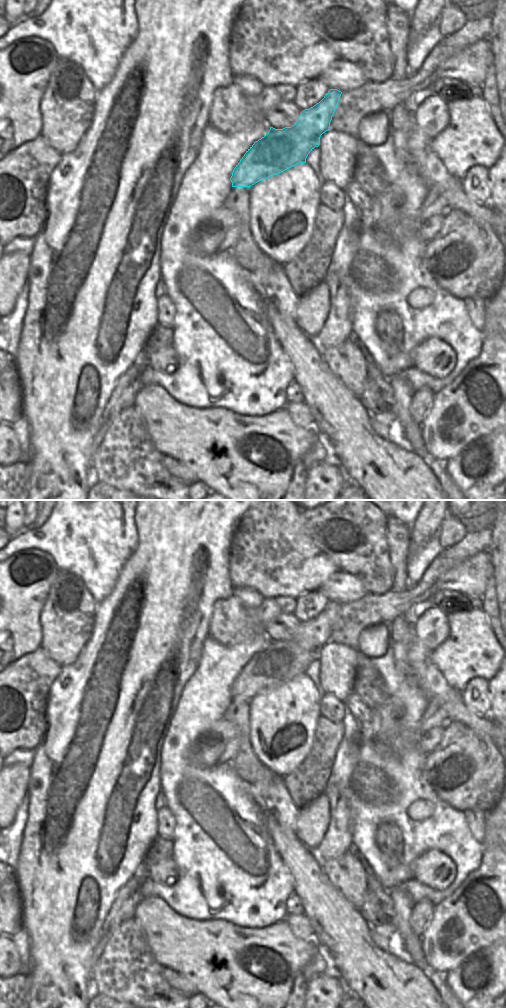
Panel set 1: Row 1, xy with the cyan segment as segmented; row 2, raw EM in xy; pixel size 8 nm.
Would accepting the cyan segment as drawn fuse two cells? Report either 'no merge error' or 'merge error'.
merge error

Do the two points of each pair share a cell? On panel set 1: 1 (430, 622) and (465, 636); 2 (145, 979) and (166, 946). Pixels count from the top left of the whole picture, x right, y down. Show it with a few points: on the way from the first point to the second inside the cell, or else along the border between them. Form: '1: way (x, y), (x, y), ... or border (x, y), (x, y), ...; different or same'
1: border (447, 615), (448, 636), (435, 649); different
2: border (146, 939), (151, 955), (162, 966); different

